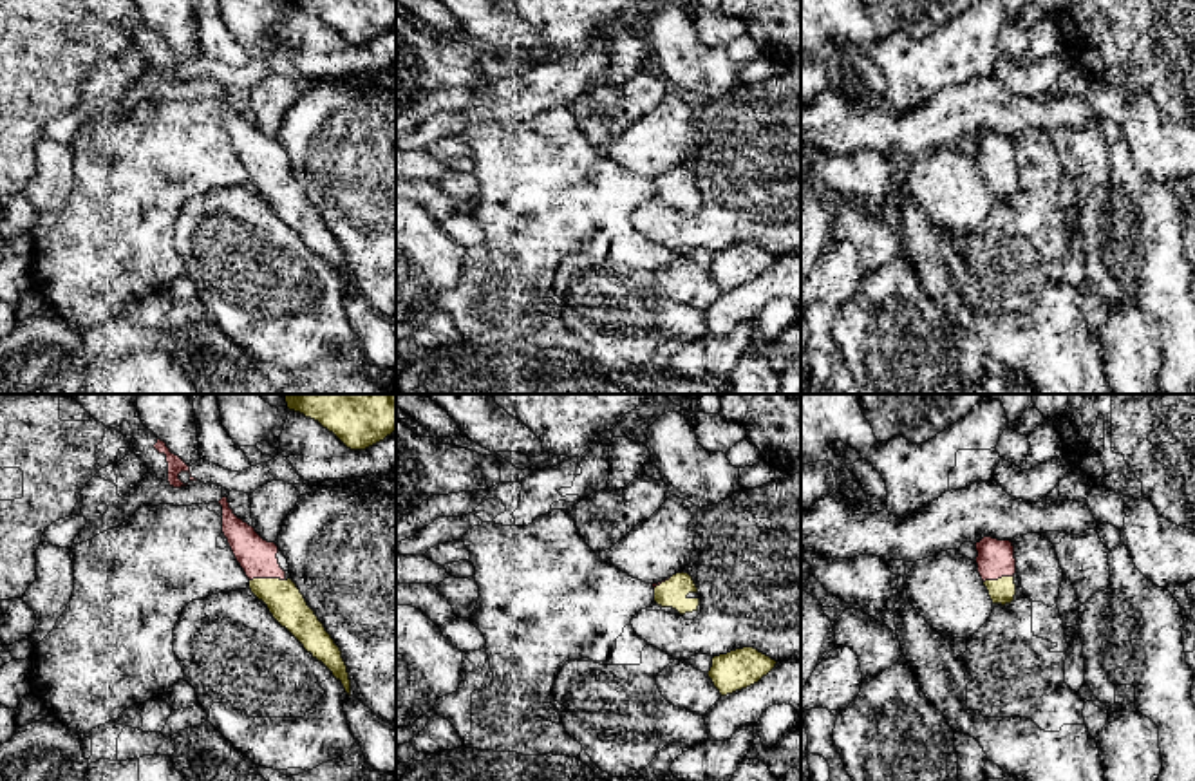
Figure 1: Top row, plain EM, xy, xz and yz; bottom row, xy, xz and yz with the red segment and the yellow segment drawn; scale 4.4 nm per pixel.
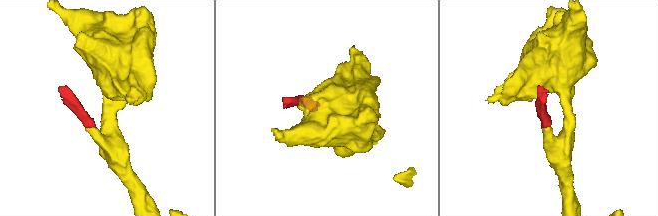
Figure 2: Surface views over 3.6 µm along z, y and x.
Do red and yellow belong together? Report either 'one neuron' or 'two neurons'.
one neuron

